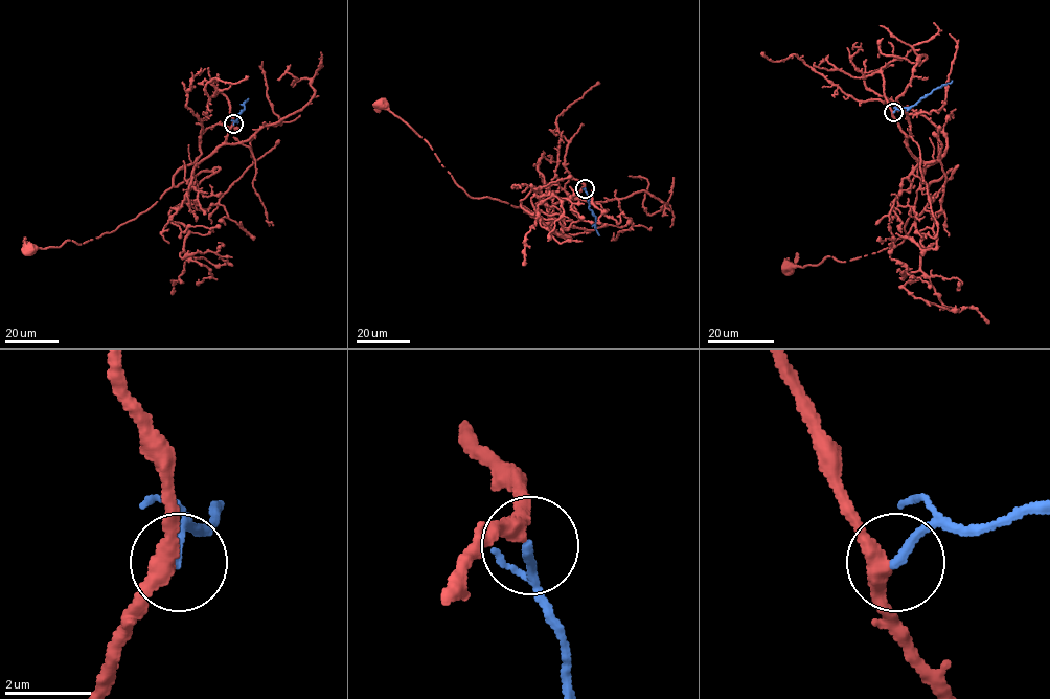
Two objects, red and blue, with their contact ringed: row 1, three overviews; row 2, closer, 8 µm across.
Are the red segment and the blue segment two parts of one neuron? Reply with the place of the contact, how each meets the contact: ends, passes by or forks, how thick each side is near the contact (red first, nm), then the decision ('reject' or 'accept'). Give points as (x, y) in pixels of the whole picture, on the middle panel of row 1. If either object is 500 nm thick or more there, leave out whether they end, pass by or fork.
(585, 188) | red passes by | blue ends | 360/220 nm | accept

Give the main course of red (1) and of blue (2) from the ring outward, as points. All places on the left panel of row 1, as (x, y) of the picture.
1: (233, 125), (224, 142), (178, 171), (173, 185), (136, 218), (81, 245), (66, 240), (29, 249)
2: (233, 125), (248, 98)

